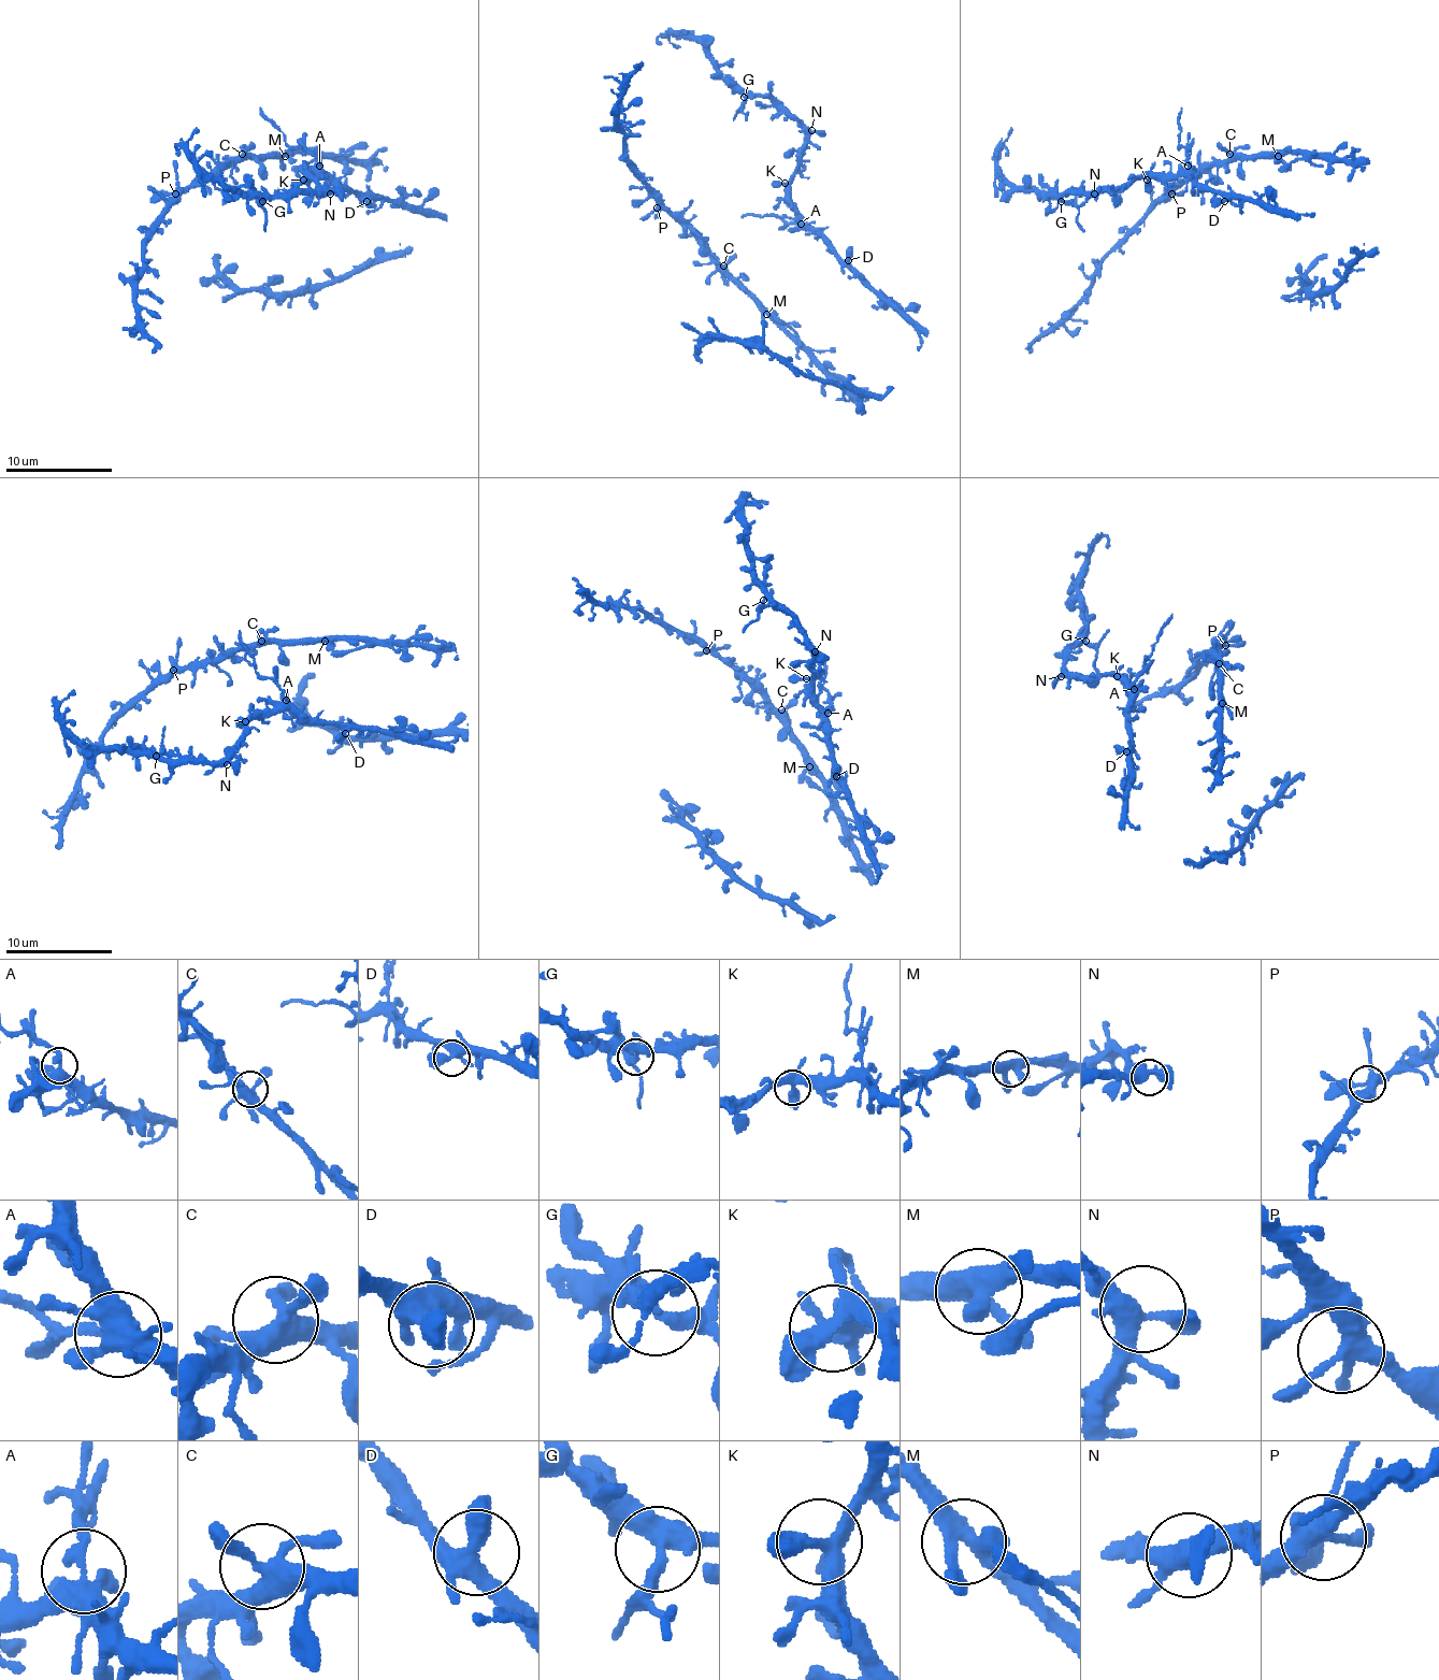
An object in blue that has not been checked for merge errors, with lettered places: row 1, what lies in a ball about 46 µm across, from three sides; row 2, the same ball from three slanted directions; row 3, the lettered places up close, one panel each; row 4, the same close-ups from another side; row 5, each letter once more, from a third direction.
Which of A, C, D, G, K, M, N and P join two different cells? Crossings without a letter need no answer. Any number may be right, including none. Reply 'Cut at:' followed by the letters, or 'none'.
Cut at: A, G

